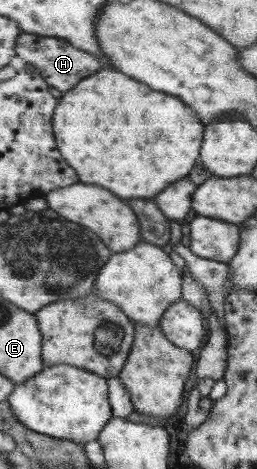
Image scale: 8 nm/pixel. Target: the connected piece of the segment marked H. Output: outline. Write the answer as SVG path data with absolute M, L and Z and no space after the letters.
M23 32L17 44L17 54L31 65L39 68L41 76L47 79L50 86L63 94L73 90L83 78L101 70L101 62L97 56L77 48L69 39L50 37L49 35Z

